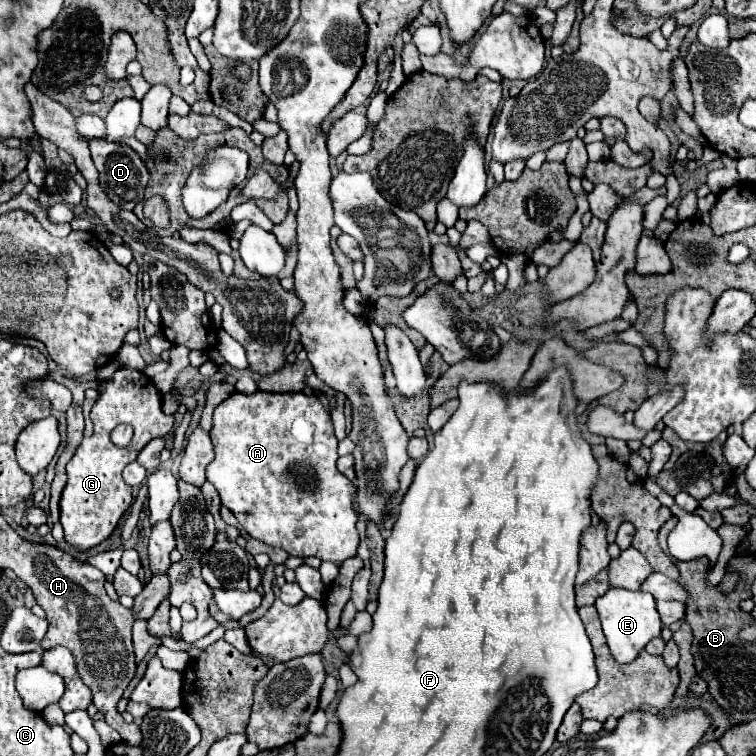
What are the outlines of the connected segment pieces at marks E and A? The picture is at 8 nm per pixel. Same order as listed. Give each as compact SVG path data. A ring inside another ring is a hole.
M610 588L604 596L596 600L596 610L602 620L602 630L604 630L608 648L618 662L632 662L652 638L660 636L662 622L660 622L656 600L652 594L646 594L642 590L632 592L626 588Z
M258 390L250 396L234 392L214 410L210 434L216 458L206 468L206 480L214 484L222 504L252 538L268 546L284 548L290 556L318 556L336 566L356 556L358 514L352 508L354 482L336 468L338 440L334 436L330 412L316 396L304 392L278 394Z

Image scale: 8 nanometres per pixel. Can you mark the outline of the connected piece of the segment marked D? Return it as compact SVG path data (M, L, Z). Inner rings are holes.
M88 140L90 144L90 152L92 152L92 160L100 172L100 186L104 188L106 196L122 206L124 210L134 210L134 206L144 198L144 190L148 184L148 170L144 168L144 164L140 162L138 154L126 146L126 144L114 144L114 142L106 142L106 140Z

